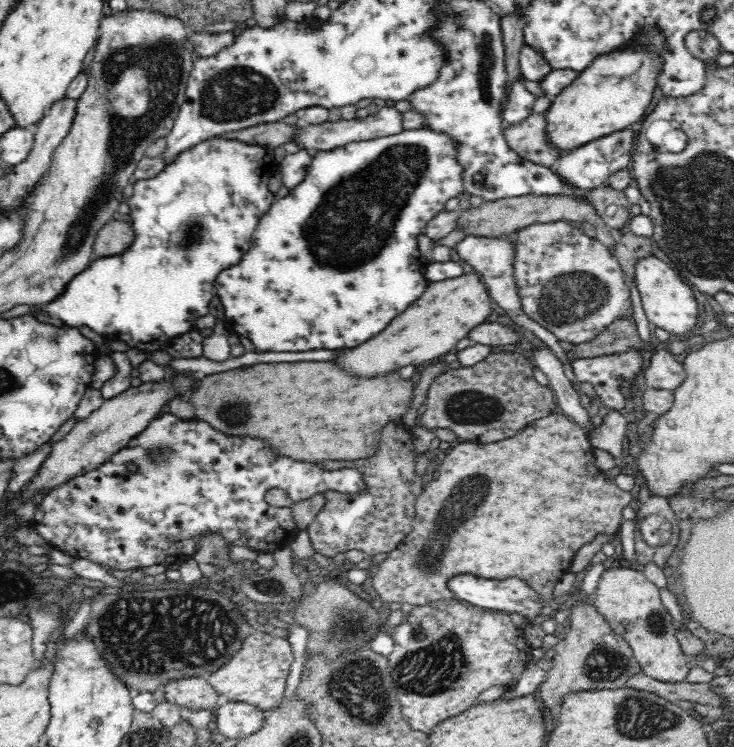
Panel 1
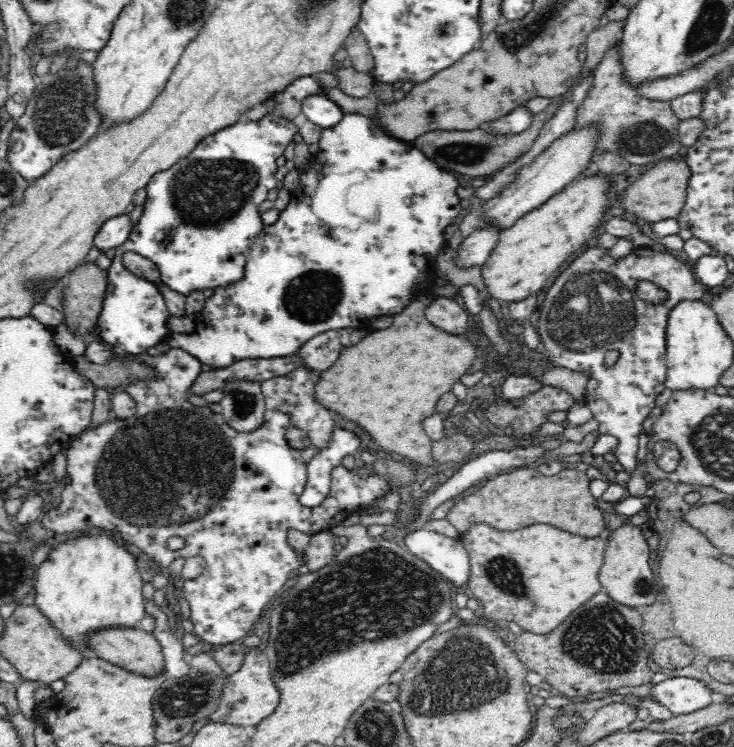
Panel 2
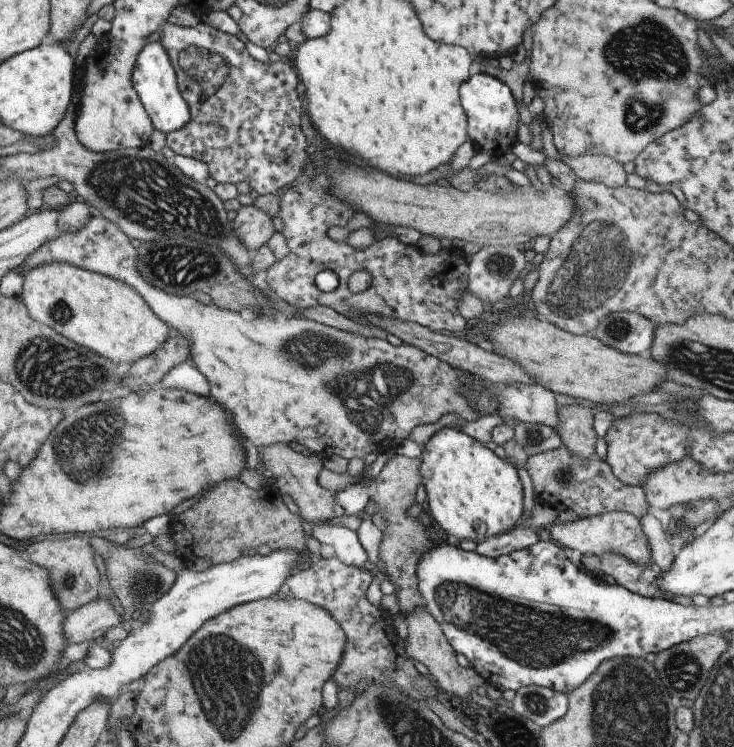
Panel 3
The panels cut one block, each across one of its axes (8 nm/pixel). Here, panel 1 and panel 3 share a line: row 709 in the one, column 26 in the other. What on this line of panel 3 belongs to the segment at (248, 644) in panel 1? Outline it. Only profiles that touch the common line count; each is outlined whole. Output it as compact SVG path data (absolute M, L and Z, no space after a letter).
M95 212L82 230L72 234L64 232L62 236L48 240L32 252L30 258L16 268L16 272L24 276L30 268L54 262L72 264L126 282L144 298L158 318L172 326L172 330L176 330L182 338L188 338L190 362L208 378L210 394L217 403L220 402L234 414L241 434L248 437L258 451L268 444L280 442L316 453L323 460L332 454L347 460L362 459L366 454L380 453L399 445L408 439L413 428L434 424L444 414L454 412L466 421L482 417L482 412L470 404L470 396L462 396L458 390L458 378L466 378L468 374L468 380L472 382L474 374L452 367L414 345L403 343L402 346L392 346L385 338L362 336L362 332L350 330L346 332L306 317L272 320L251 311L234 312L218 308L214 301L201 304L193 296L176 296L150 286L150 282L138 274L138 256L130 244L130 237L122 232L118 224L106 220L100 213Z

